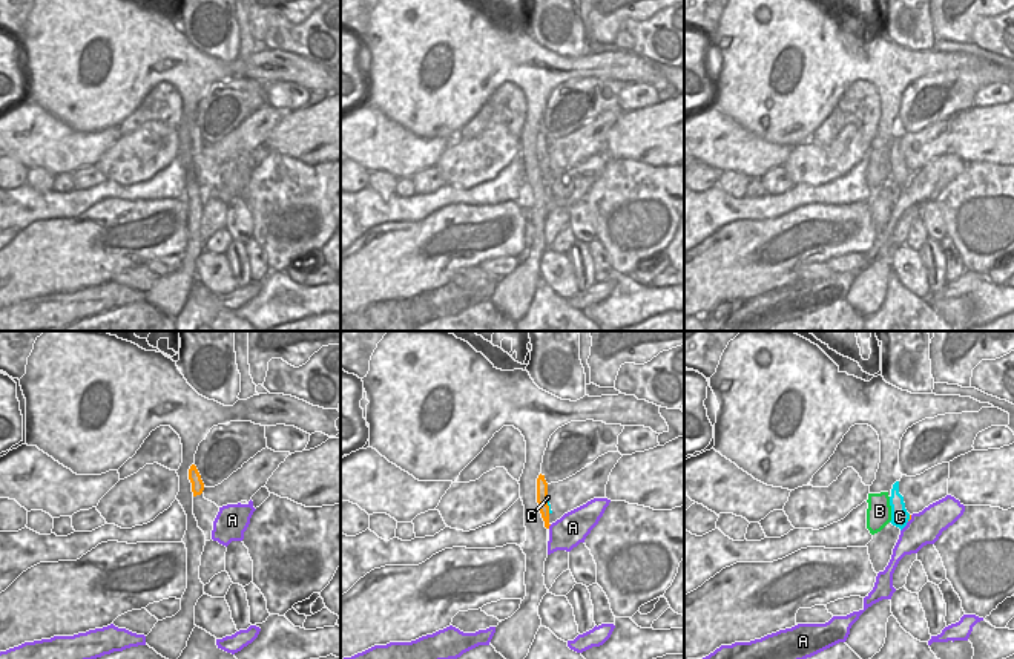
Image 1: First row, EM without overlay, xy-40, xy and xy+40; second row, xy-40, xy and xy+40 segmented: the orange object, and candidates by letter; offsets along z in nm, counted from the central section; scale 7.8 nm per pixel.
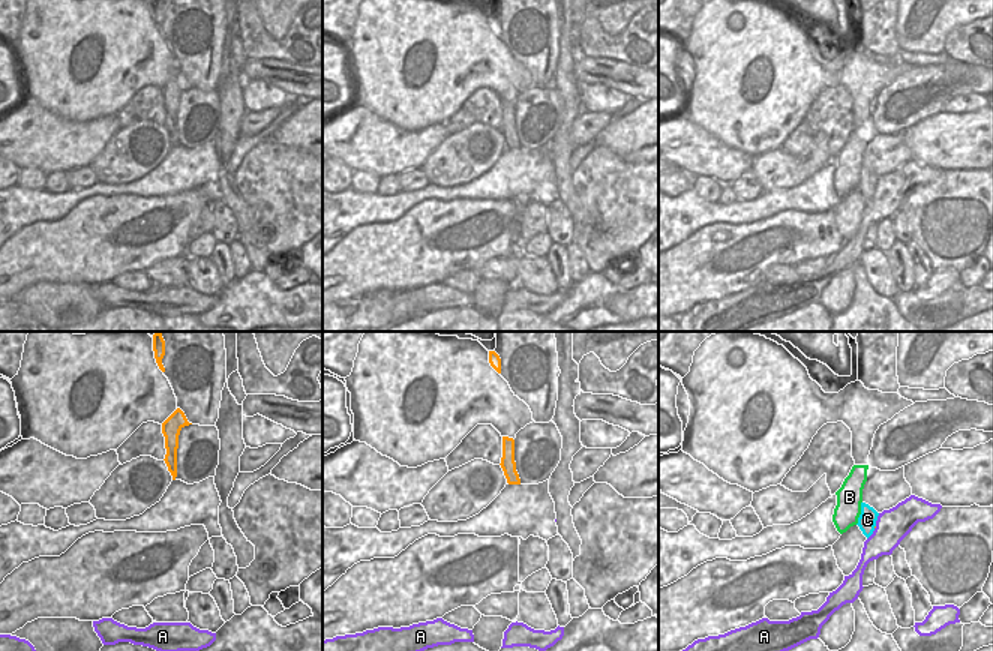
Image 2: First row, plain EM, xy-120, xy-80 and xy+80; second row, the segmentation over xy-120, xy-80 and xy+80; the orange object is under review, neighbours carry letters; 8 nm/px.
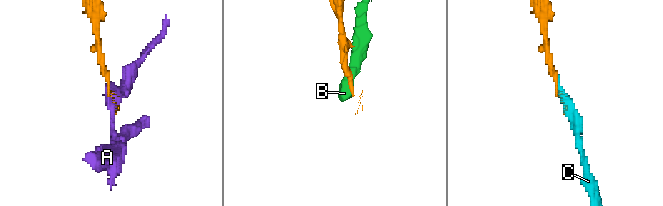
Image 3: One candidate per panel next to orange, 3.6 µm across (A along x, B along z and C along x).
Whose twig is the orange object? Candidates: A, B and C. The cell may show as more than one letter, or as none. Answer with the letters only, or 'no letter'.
C.

